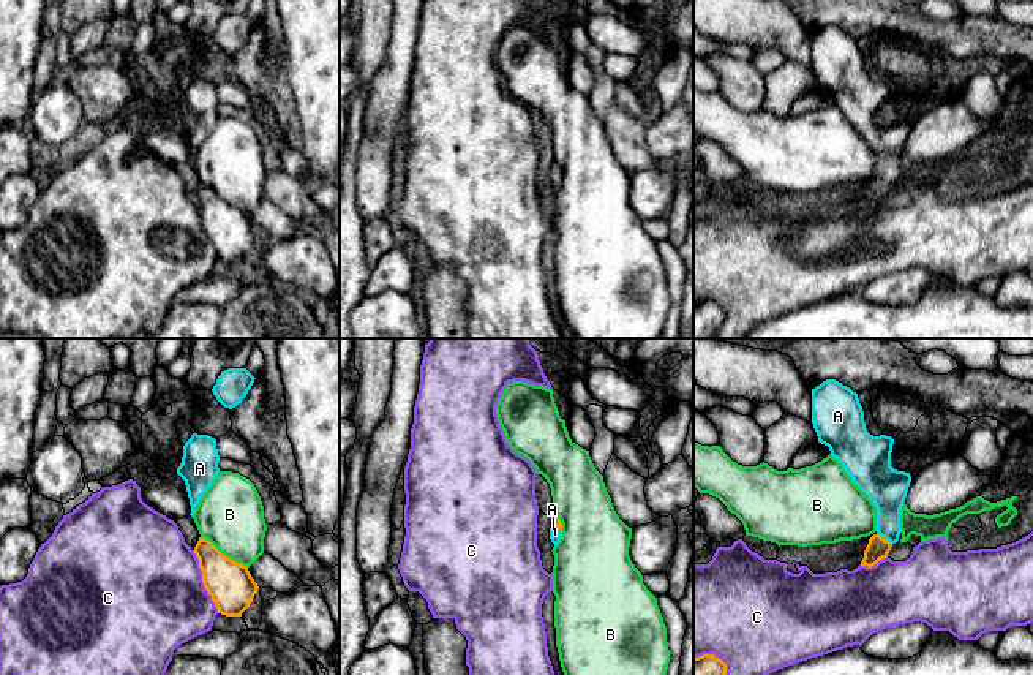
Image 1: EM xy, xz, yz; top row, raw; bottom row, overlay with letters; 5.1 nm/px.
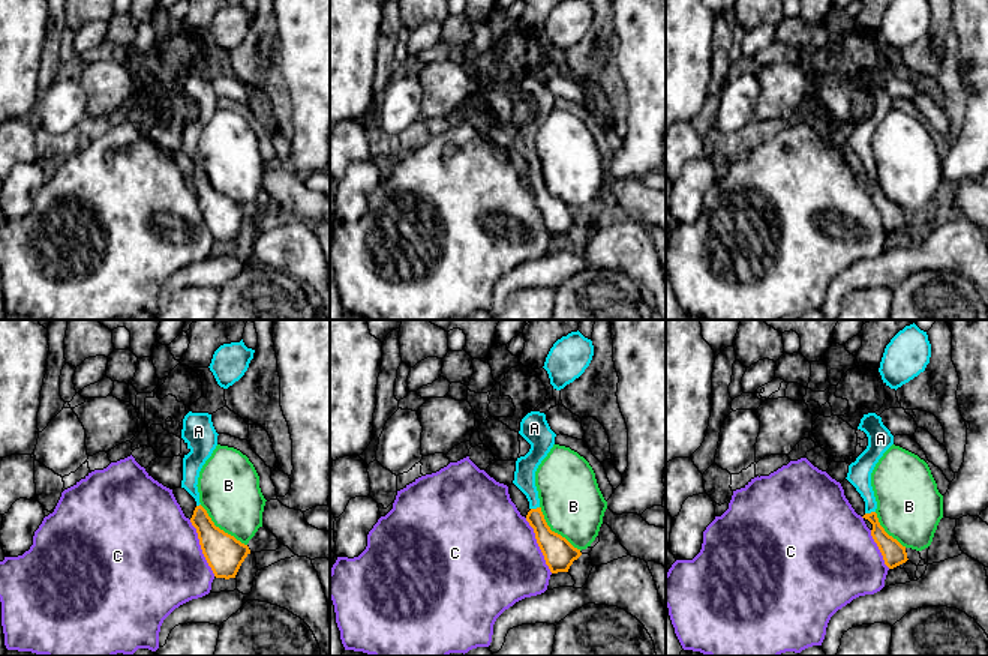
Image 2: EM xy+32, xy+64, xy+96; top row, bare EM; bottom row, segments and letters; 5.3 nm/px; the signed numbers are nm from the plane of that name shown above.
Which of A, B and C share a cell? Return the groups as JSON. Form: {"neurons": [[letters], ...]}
{"neurons": [["A"], ["B"], ["C"]]}

